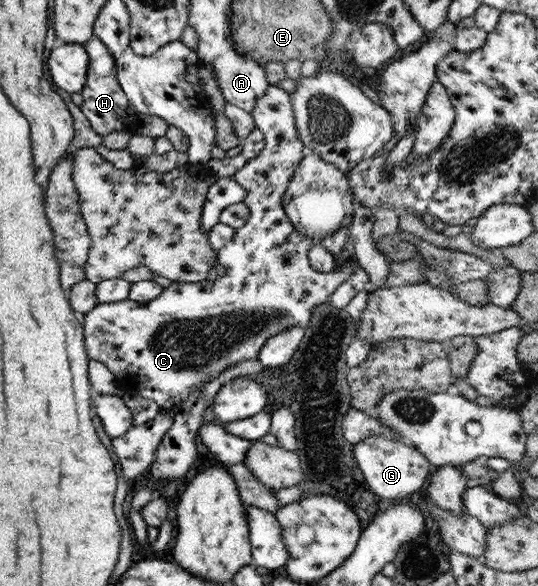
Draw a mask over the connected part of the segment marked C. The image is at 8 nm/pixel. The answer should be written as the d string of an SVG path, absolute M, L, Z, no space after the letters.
M269 84L249 114L253 117L255 128L262 132L264 146L257 156L238 168L232 176L235 183L246 191L241 201L247 205L249 216L241 228L235 229L231 240L216 251L215 277L200 284L171 282L162 288L157 298L145 303L129 299L98 302L93 310L80 317L87 358L105 365L117 382L127 382L127 395L153 400L159 409L167 411L167 415L176 414L181 404L196 389L201 389L205 382L217 378L221 372L225 372L225 368L235 366L241 360L257 360L257 352L269 336L293 326L304 329L311 320L311 310L328 300L330 294L355 272L358 265L355 262L354 265L346 266L345 262L341 262L327 273L313 270L307 255L313 246L311 239L303 233L297 233L285 217L281 198L304 150L293 117L291 95Z

